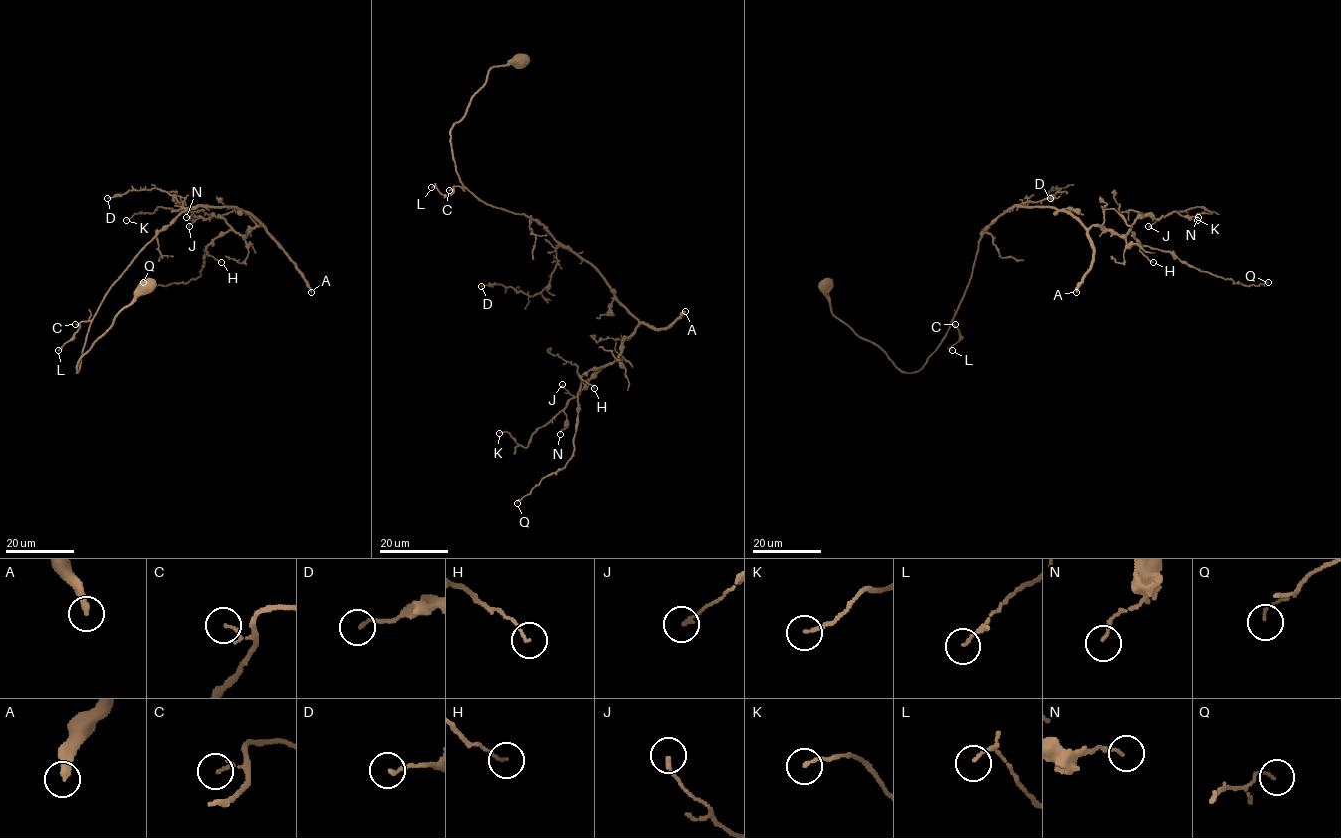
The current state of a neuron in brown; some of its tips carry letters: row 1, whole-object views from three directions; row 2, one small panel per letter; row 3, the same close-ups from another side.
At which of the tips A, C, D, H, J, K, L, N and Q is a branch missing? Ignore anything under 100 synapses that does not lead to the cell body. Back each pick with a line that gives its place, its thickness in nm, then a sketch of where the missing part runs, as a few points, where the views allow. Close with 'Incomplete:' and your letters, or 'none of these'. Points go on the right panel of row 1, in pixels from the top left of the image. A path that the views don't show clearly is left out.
A: place (1076, 292); calibre 280 nm
Incomplete: A

